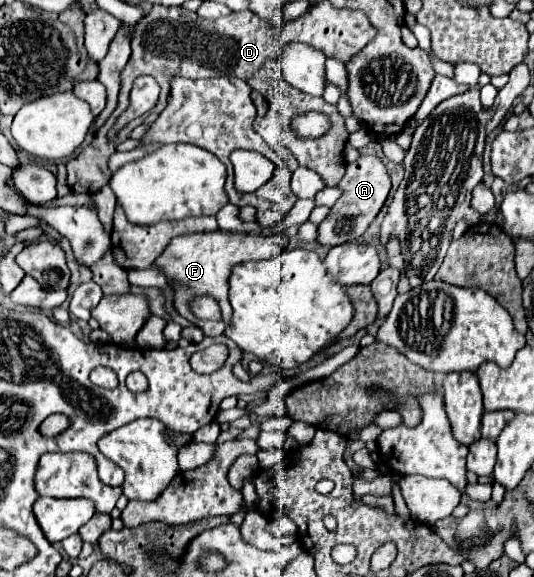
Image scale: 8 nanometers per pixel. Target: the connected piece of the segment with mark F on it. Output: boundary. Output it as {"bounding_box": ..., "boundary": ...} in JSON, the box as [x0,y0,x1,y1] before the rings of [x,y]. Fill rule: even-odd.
{"bounding_box":[154,231,288,335],"boundary":[[[212,231],[212,233],[192,233],[192,235],[182,235],[174,237],[170,245],[164,249],[164,253],[154,261],[154,267],[164,271],[166,279],[172,281],[174,285],[174,309],[178,315],[188,319],[190,323],[198,325],[204,335],[222,335],[226,327],[232,321],[232,305],[228,299],[228,277],[232,271],[232,265],[242,263],[242,261],[258,261],[258,259],[270,259],[278,257],[288,245],[288,237],[284,233],[278,235],[262,235],[262,237],[234,237],[234,233],[222,233],[222,231]],[[210,293],[220,301],[222,307],[222,319],[216,321],[200,321],[196,319],[188,303],[198,297]]]}

